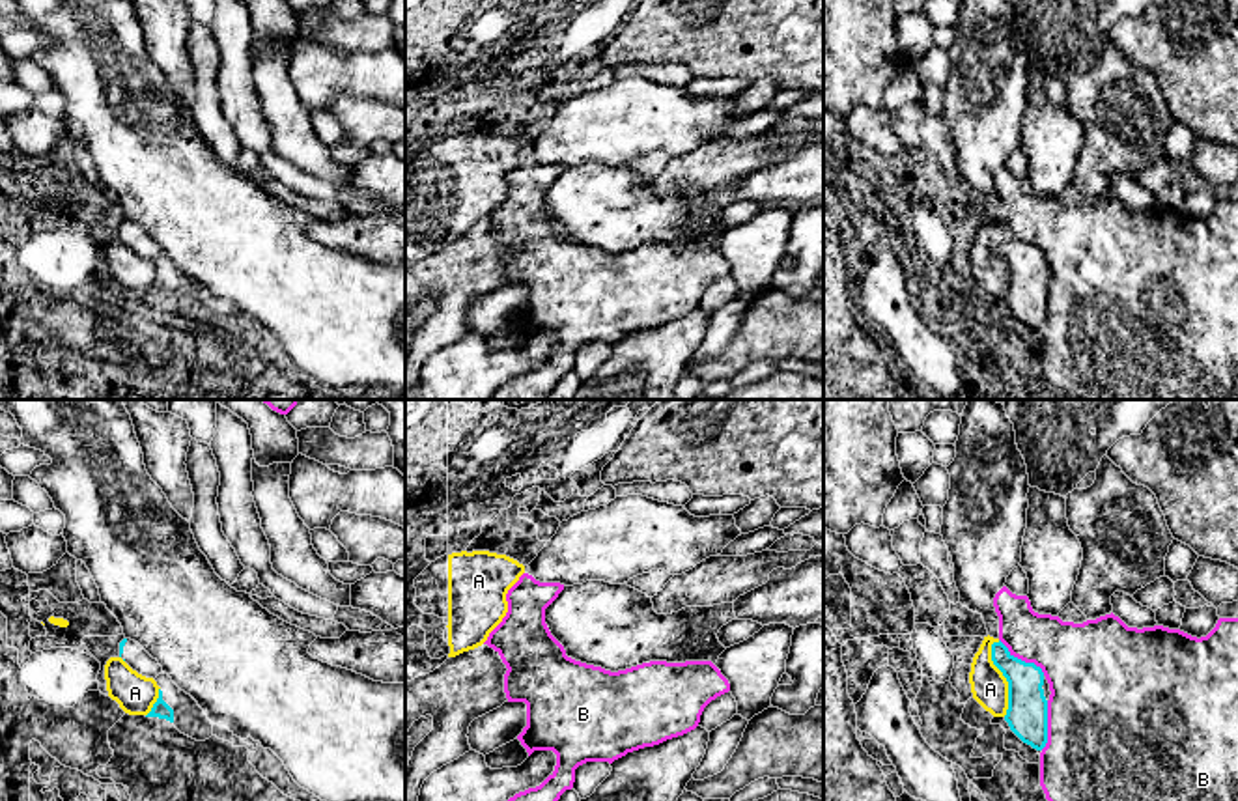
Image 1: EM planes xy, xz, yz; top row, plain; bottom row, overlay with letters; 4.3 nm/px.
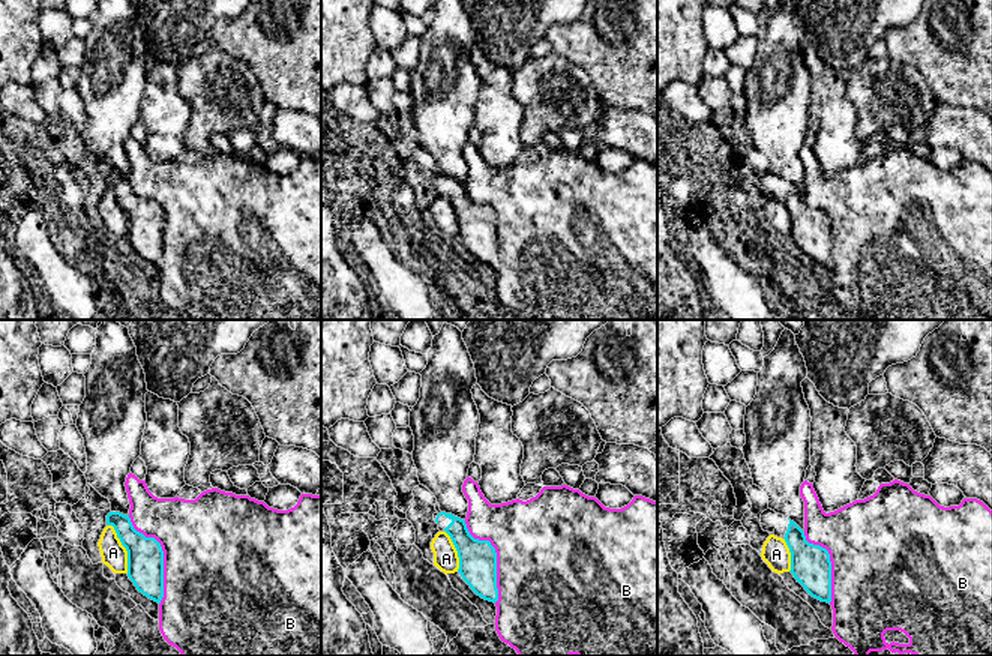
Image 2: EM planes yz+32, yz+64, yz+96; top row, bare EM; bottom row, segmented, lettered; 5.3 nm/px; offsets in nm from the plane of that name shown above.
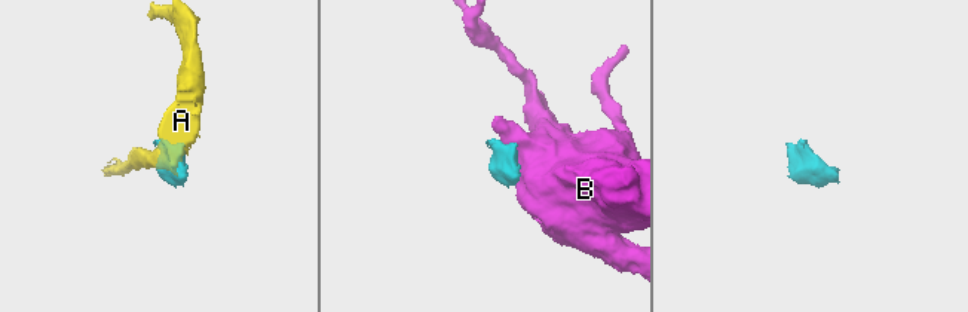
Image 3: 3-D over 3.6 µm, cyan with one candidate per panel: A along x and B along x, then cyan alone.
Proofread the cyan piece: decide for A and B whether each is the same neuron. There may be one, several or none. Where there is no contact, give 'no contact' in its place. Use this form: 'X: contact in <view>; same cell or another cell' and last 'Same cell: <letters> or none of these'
A: contact in yz; another cell
B: contact in yz; another cell
Same cell: none of these

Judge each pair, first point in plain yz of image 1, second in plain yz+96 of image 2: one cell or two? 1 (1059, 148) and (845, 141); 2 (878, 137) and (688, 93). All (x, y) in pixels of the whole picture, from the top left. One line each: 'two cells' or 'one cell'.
1: one cell
2: one cell

